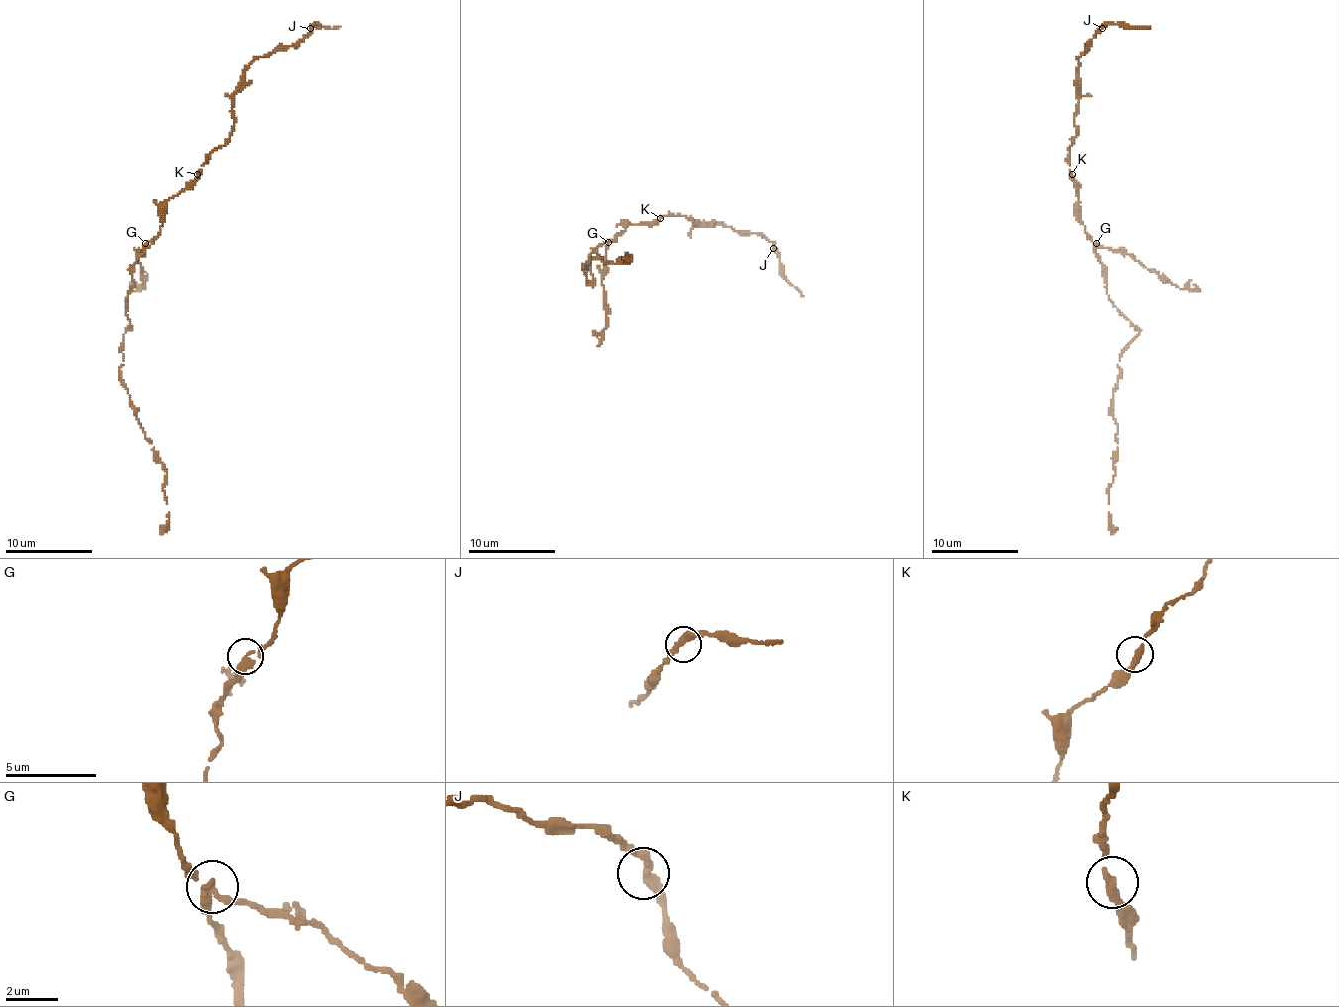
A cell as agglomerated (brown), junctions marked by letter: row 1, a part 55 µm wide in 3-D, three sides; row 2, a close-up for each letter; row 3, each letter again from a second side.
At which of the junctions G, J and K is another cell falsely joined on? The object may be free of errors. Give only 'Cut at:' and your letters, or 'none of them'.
Cut at: G

